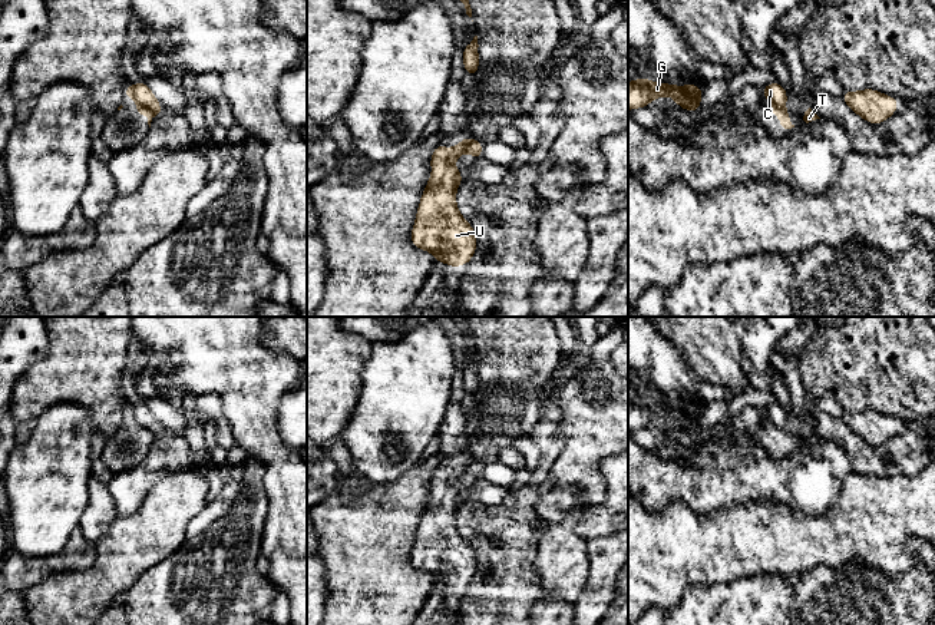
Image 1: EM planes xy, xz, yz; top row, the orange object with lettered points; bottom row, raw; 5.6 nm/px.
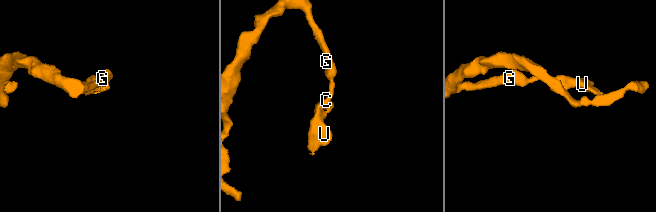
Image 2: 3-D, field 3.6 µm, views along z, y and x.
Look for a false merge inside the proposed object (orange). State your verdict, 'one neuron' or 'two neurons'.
two neurons

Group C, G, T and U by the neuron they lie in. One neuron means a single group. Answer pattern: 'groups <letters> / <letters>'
groups C G / T U

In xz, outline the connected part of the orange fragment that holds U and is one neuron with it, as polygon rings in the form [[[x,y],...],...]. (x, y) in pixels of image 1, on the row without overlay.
[[[463,460],[450,472],[440,463],[430,477],[430,500],[423,512],[416,535],[414,548],[410,555],[412,565],[433,575],[435,583],[443,582],[449,588],[469,585],[478,566],[472,546],[459,535],[456,526],[456,510],[463,496],[456,490],[455,482],[463,474]]]

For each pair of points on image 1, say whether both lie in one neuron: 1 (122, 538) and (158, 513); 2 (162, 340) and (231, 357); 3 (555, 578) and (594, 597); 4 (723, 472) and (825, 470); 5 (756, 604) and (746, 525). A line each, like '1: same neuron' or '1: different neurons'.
1: same neuron
2: same neuron
3: different neurons
4: same neuron
5: different neurons

